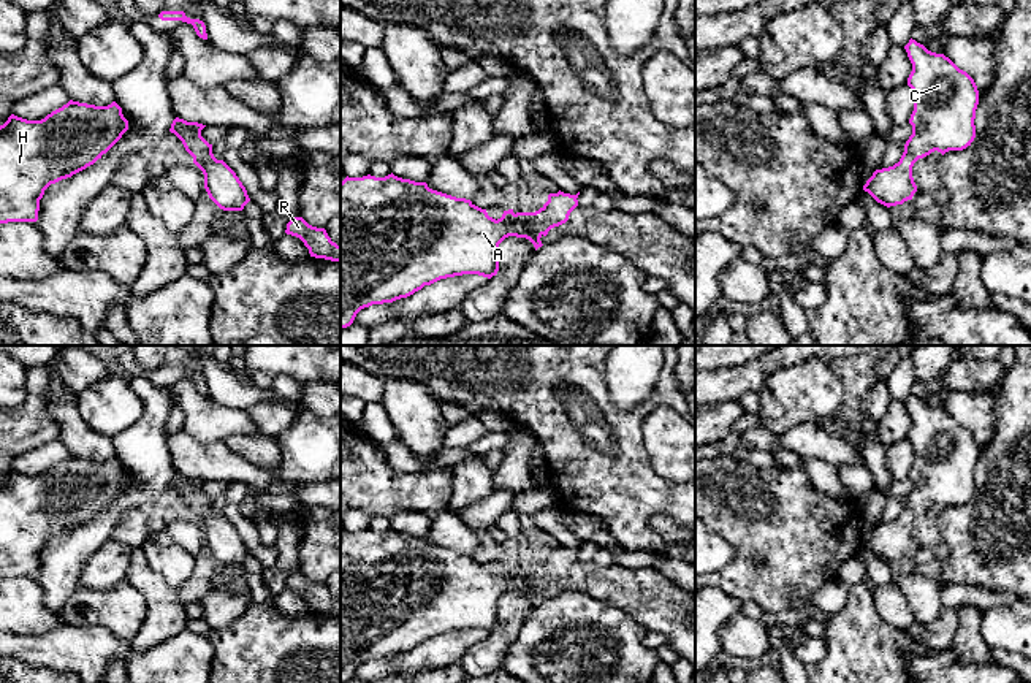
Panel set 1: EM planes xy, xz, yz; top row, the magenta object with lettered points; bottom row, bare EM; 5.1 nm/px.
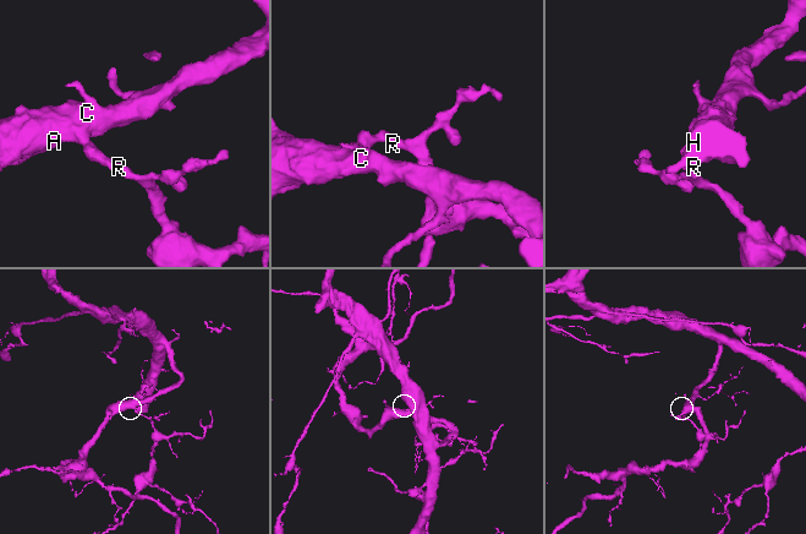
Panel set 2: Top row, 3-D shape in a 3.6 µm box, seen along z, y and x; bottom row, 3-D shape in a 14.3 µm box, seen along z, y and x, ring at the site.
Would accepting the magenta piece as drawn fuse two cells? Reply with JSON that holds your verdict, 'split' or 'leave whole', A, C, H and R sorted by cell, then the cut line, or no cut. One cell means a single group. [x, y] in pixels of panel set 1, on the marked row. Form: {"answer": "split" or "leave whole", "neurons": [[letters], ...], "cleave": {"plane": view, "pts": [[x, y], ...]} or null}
{"answer": "leave whole", "neurons": [["A", "C", "H", "R"]], "cleave": null}

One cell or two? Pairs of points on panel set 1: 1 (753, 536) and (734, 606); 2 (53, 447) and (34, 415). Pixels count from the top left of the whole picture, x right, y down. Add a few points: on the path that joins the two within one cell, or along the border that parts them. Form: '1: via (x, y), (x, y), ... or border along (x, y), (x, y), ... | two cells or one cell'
1: border along (715, 585), (741, 601) | two cells
2: border along (57, 436), (16, 455) | two cells

